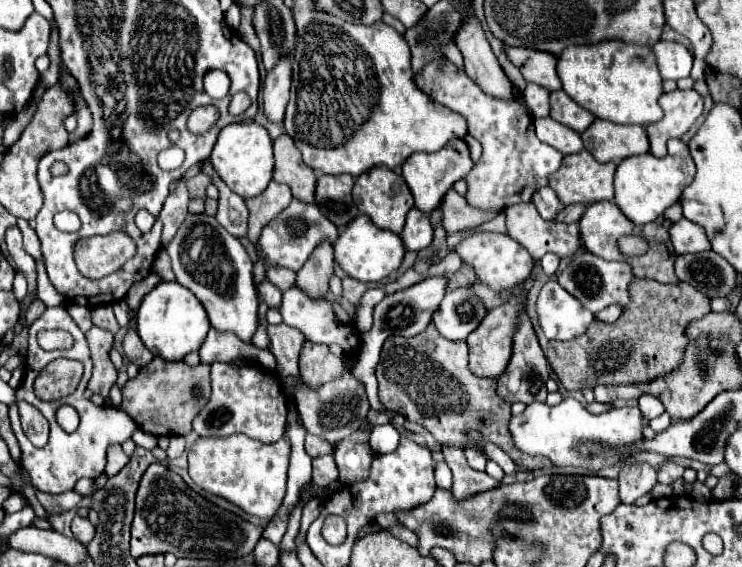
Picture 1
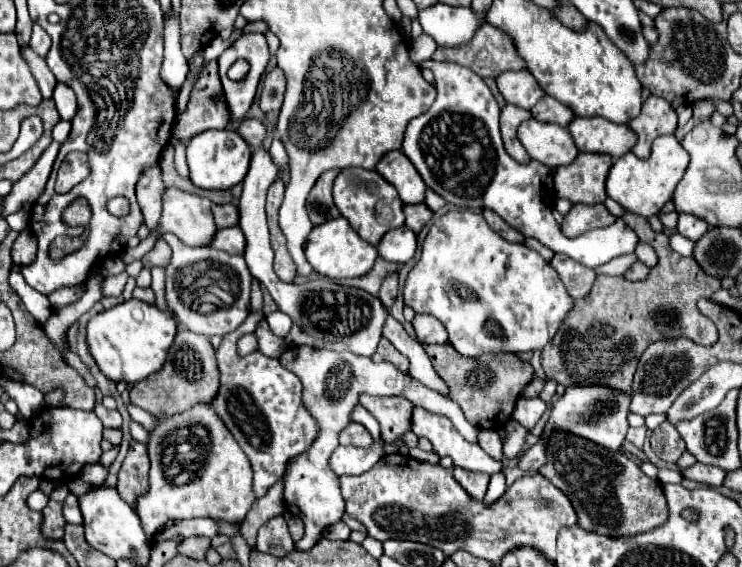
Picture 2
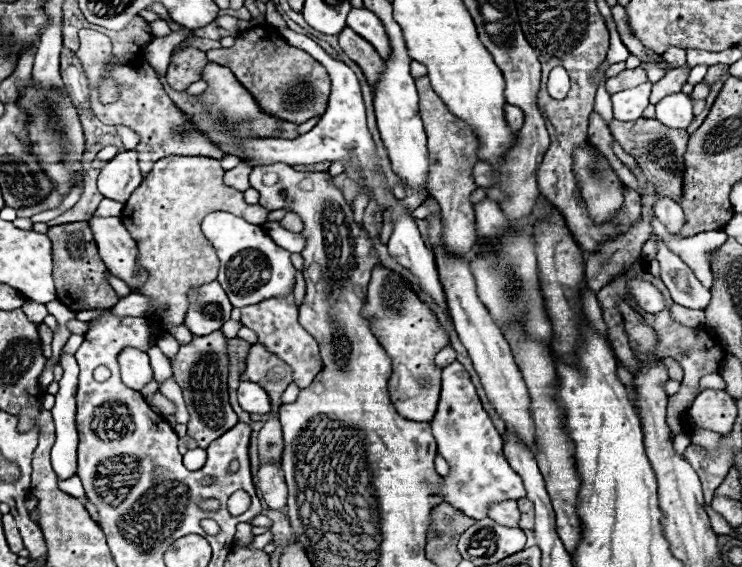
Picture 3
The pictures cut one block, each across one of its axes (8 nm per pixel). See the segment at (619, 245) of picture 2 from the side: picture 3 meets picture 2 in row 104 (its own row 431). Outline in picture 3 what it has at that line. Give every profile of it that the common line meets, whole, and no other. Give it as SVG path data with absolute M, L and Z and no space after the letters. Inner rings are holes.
M452 362L442 370L442 392L434 418L430 420L438 454L450 464L450 474L442 484L444 502L462 510L466 516L482 520L490 504L498 500L520 500L526 496L522 478L508 466L502 456L502 438L484 412L470 374L460 362Z

